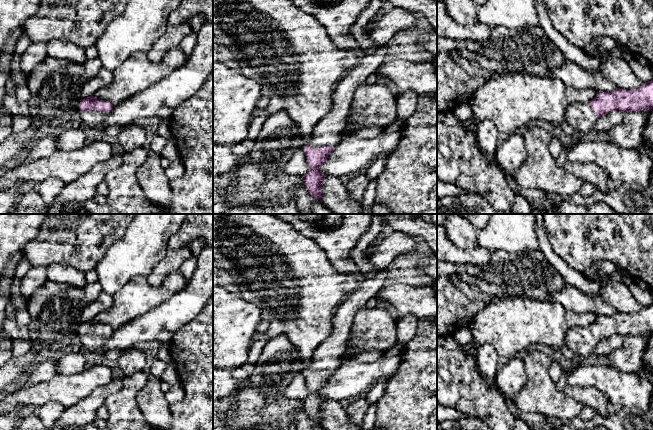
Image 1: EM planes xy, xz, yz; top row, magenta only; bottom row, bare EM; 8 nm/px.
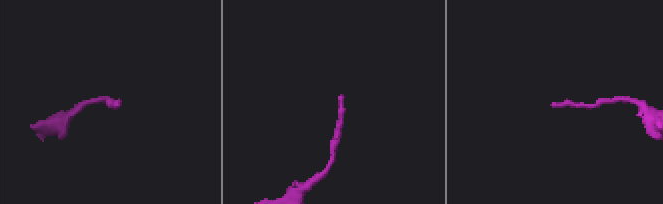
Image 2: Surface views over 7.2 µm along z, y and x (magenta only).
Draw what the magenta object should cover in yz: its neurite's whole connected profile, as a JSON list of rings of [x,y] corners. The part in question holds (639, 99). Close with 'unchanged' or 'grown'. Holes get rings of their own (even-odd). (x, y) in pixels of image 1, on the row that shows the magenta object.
[[[653,79],[643,83],[633,90],[616,88],[611,92],[599,91],[589,103],[576,103],[566,108],[564,121],[570,124],[575,130],[591,135],[594,125],[599,117],[614,110],[623,113],[627,111],[644,111],[653,109]]] | grown

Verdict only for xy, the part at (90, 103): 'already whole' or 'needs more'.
needs more

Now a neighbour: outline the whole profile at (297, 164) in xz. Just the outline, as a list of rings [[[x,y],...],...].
[[[303,148],[295,151],[293,156],[282,167],[283,172],[300,176],[304,176],[308,170],[308,162]]]

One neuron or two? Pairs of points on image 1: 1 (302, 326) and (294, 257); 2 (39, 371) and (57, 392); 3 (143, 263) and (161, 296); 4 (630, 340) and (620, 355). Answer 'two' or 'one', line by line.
1: one
2: two
3: two
4: one

